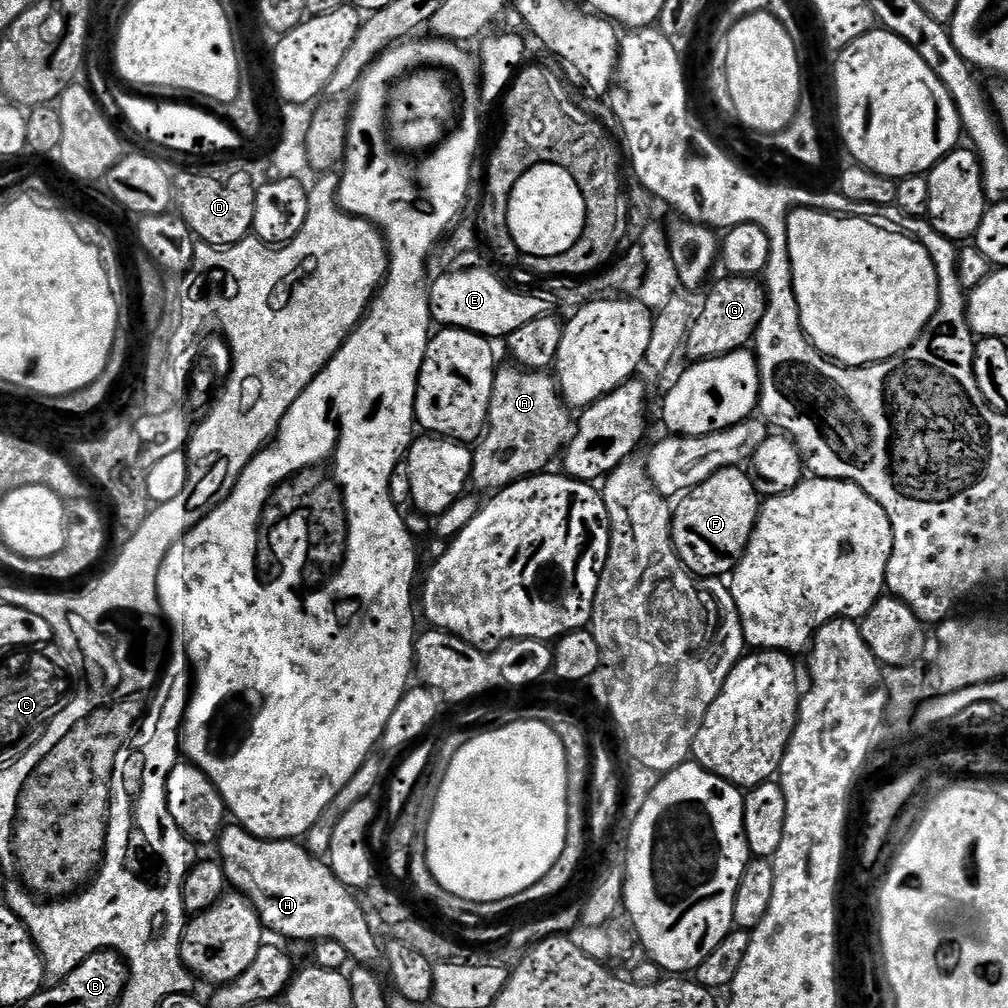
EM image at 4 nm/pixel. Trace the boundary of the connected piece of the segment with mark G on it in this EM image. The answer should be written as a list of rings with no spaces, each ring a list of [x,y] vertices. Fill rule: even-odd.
[[[729,275],[726,280],[720,280],[712,288],[712,293],[704,300],[704,309],[699,309],[698,315],[693,319],[692,328],[688,332],[686,352],[692,355],[693,361],[713,360],[715,356],[725,356],[731,352],[747,349],[753,343],[758,326],[768,305],[766,289],[759,279],[747,276]]]

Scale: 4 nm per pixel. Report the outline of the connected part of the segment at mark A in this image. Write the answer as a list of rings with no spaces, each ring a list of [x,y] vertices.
[[[511,366],[501,367],[494,378],[494,390],[490,398],[488,426],[480,437],[472,454],[471,487],[477,493],[495,494],[502,488],[509,488],[514,482],[525,480],[527,476],[539,476],[552,459],[559,457],[567,448],[576,433],[573,409],[564,403],[560,385],[547,371],[530,372],[526,368]]]

